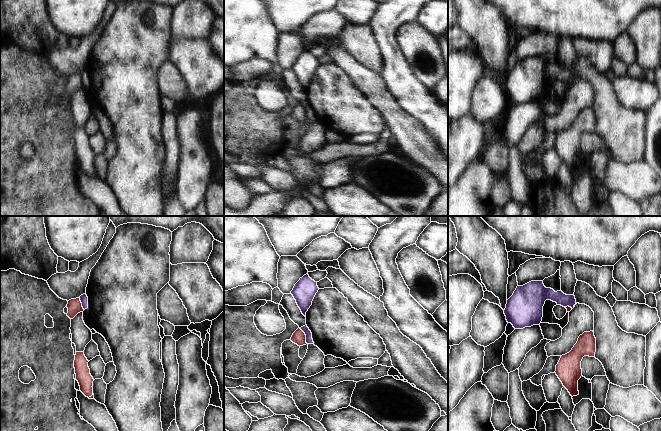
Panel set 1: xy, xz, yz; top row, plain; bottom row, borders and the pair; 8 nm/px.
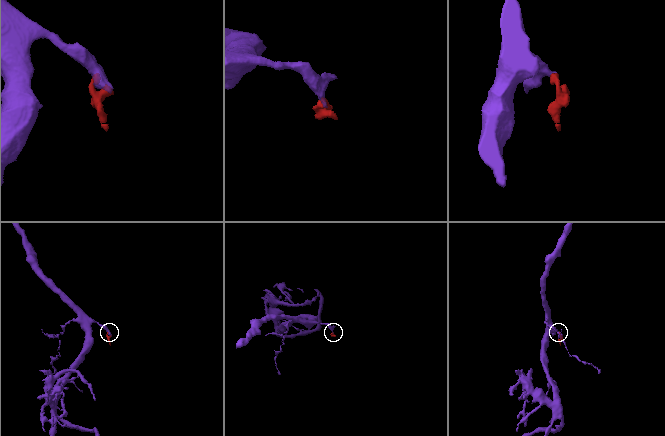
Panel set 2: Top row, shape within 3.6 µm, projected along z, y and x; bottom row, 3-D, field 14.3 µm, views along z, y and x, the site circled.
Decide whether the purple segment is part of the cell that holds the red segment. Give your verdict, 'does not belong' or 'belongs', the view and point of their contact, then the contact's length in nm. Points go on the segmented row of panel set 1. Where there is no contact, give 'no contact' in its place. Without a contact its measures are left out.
does not belong | xz (305, 336) | 140 nm

